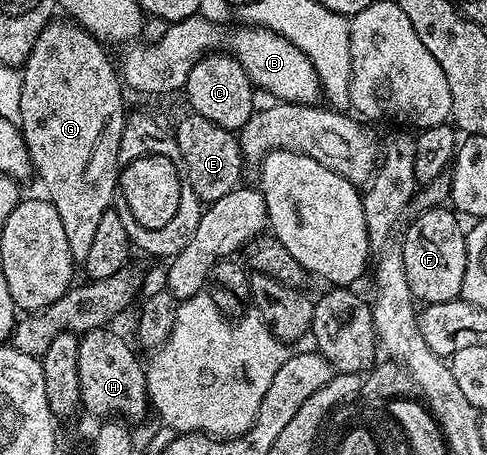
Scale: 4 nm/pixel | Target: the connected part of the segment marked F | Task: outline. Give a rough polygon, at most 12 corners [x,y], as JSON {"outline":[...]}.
{"outline":[[416,213],[399,244],[414,301],[461,295],[467,232],[458,213]]}

